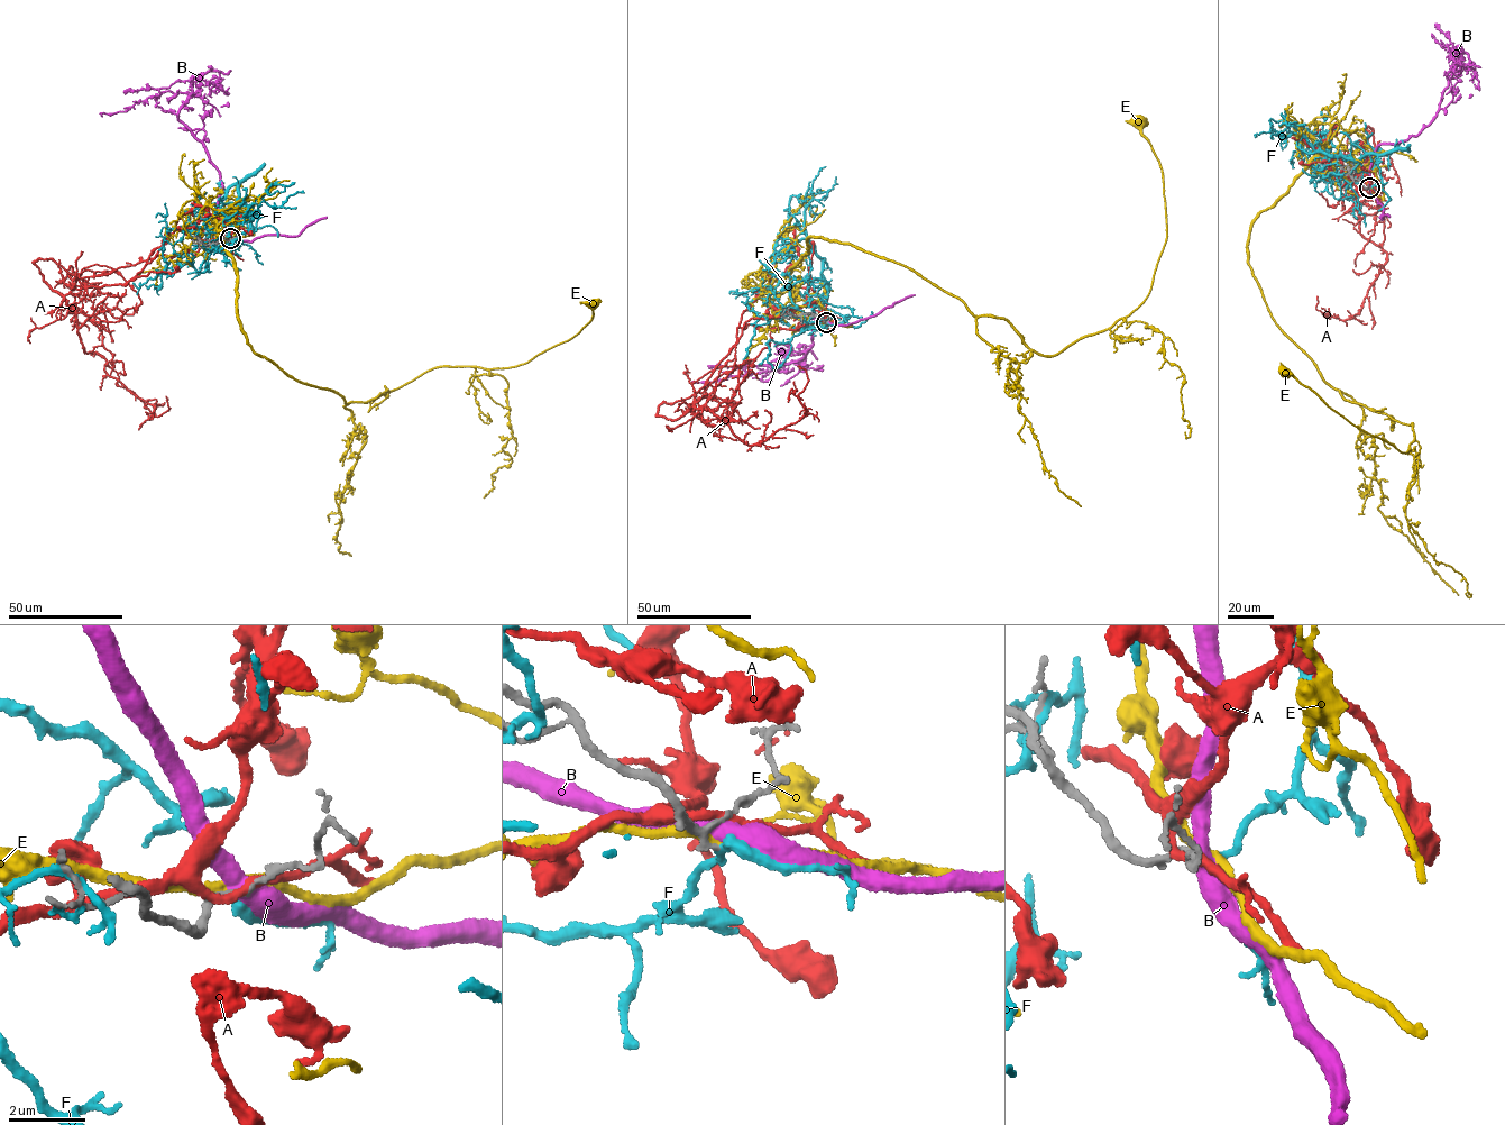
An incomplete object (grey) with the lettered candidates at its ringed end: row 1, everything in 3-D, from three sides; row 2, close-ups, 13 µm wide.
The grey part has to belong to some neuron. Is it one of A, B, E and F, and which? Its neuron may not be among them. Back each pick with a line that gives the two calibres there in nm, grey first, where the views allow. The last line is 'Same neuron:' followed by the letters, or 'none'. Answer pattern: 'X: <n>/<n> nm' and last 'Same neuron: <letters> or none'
Same neuron: none

